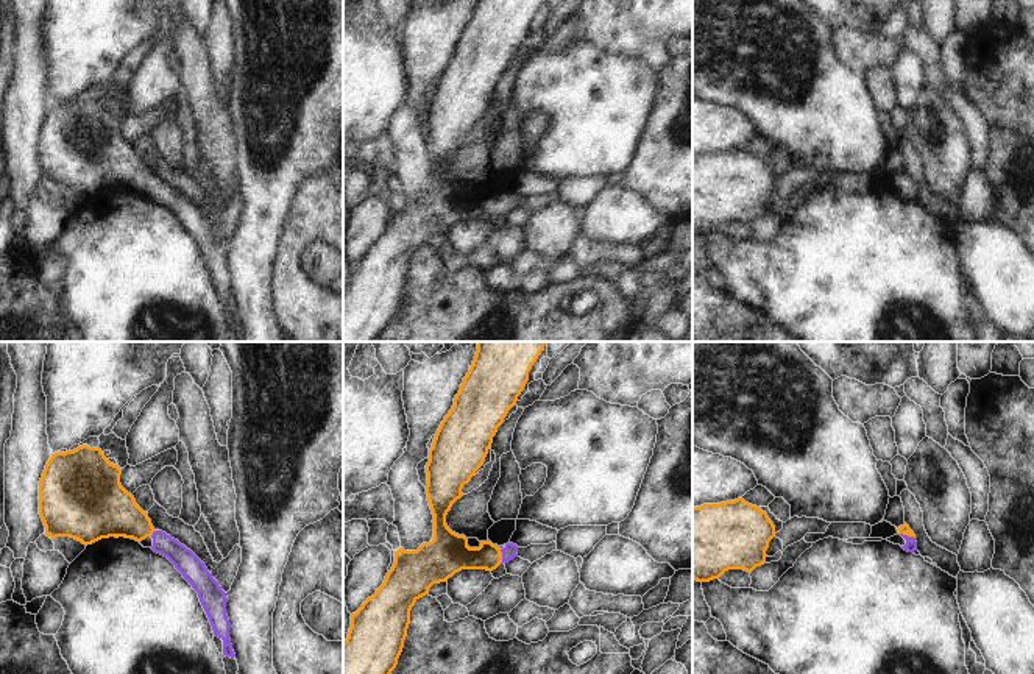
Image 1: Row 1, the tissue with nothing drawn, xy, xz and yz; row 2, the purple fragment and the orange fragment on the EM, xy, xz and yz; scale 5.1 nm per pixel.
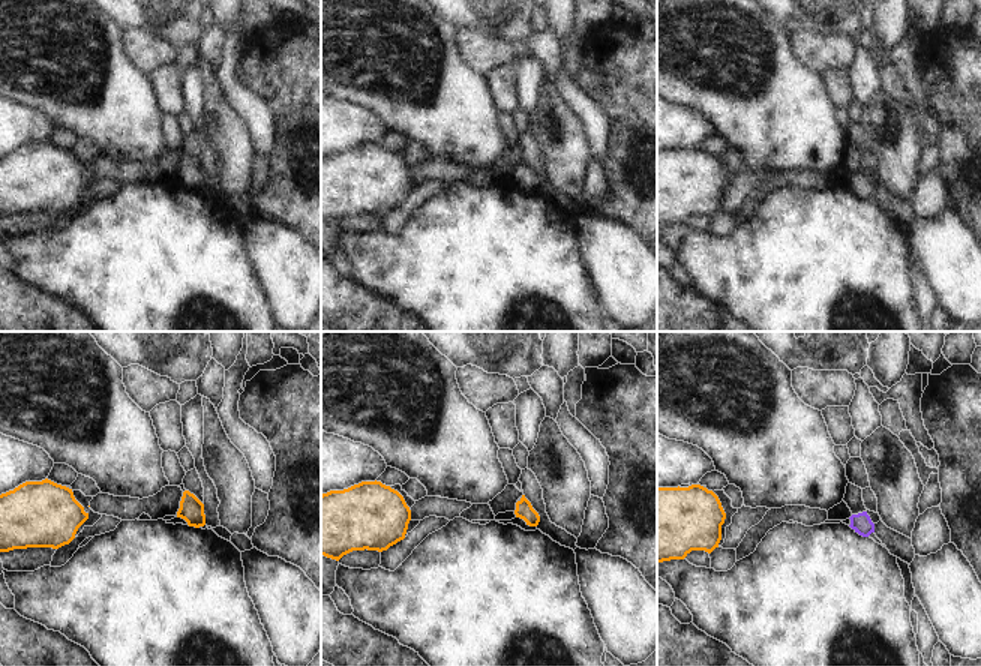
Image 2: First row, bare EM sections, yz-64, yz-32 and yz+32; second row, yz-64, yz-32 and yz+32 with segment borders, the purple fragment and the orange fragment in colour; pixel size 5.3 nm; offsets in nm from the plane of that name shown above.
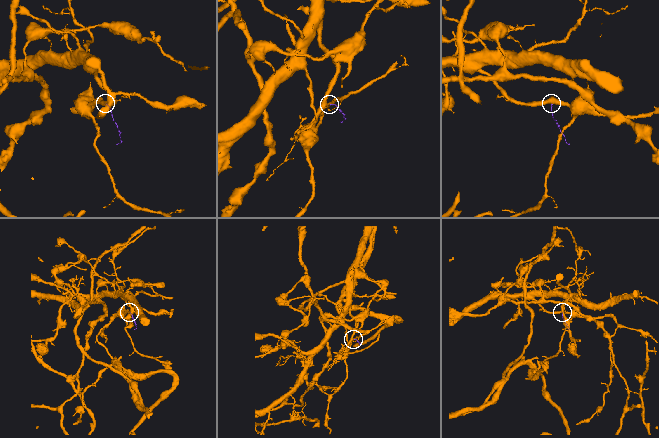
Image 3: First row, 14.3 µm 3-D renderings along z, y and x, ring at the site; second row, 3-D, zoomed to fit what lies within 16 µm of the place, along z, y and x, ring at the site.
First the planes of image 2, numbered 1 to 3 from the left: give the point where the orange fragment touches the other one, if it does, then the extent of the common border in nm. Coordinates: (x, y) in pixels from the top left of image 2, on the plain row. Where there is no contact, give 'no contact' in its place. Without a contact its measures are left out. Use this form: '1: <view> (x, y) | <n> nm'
1: no contact
2: no contact
3: no contact

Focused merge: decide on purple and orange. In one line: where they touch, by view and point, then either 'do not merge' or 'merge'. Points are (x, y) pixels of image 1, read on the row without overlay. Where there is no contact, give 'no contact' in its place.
meets purple in xz at (502, 206); merge

